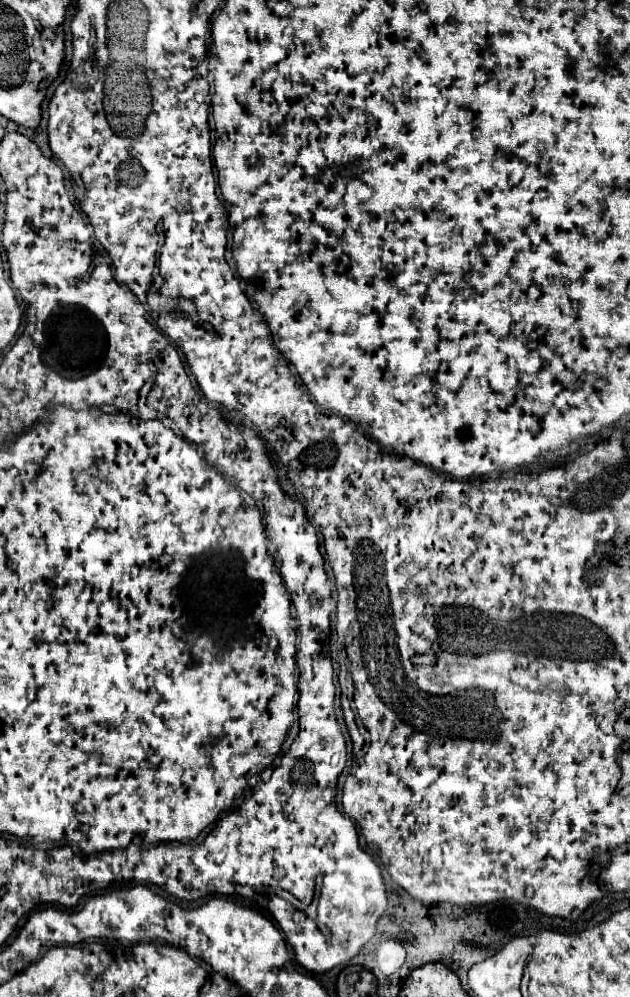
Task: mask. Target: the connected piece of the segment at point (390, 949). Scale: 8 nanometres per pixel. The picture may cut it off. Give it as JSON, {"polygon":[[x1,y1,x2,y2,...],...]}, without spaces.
{"polygon":[[383,941,379,947,377,947,377,963,379,963,379,969,385,973,385,975,393,975,395,971,399,971,399,967,403,965,405,961,405,947,399,943,399,941]]}

